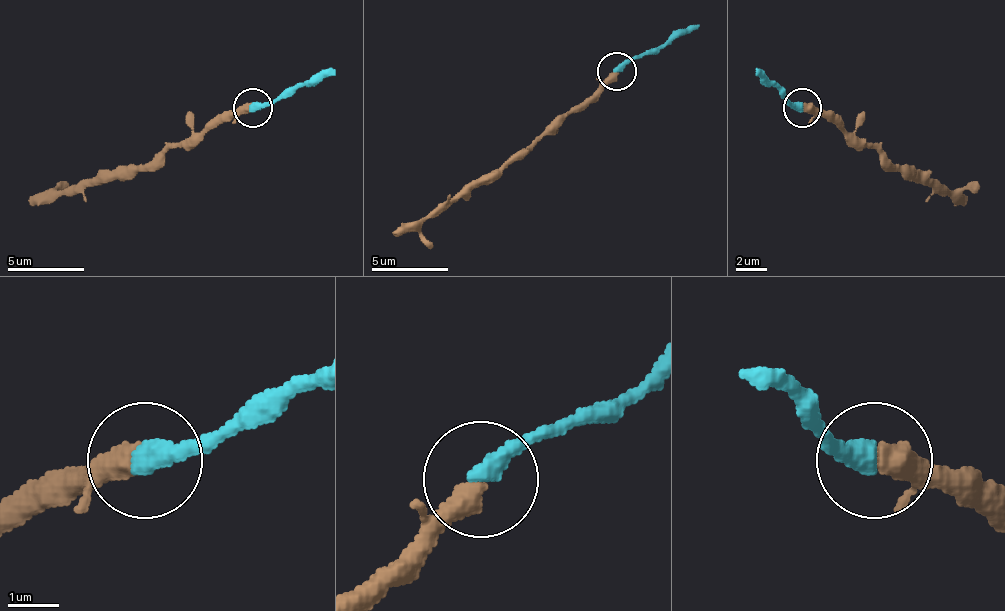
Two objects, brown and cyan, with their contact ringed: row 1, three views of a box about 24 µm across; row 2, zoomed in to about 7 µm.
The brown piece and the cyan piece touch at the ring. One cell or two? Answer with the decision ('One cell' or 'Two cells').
One cell

